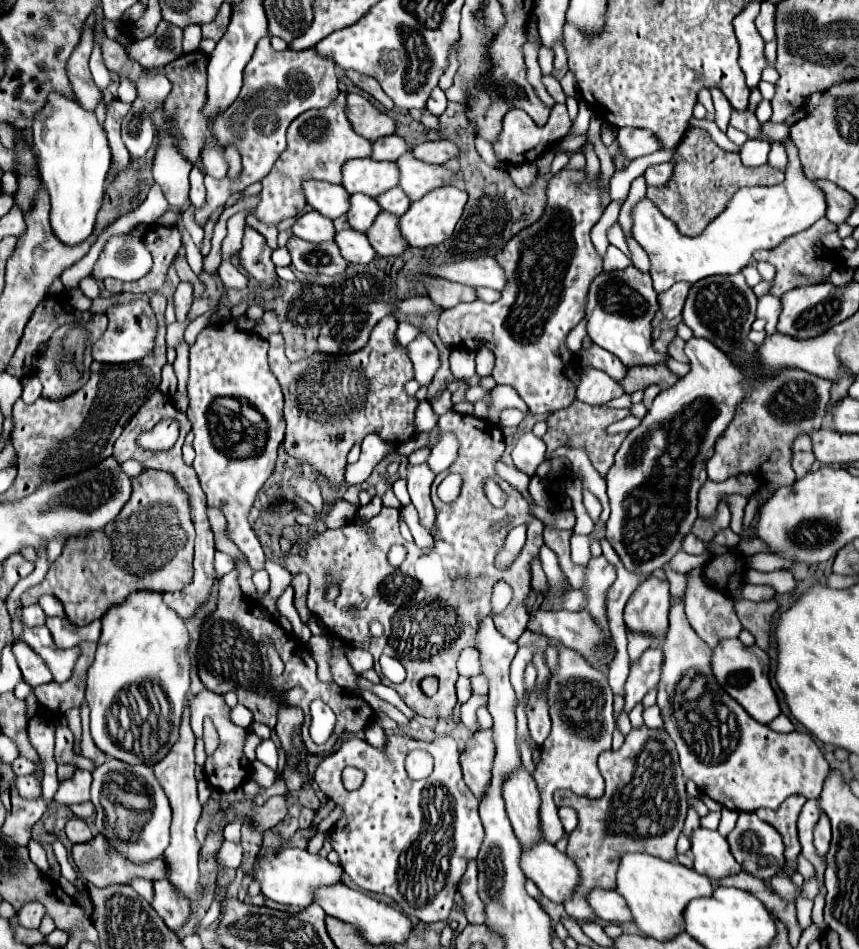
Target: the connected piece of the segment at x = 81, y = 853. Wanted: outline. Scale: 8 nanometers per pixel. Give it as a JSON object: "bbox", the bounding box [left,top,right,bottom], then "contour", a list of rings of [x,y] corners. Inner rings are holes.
{"bbox":[72,836,166,888],"contour":[[[96,836],[88,844],[74,844],[72,858],[78,872],[98,888],[106,888],[110,884],[128,884],[134,876],[148,880],[160,880],[166,876],[162,858],[148,864],[132,864],[116,852],[110,854],[104,836]]]}

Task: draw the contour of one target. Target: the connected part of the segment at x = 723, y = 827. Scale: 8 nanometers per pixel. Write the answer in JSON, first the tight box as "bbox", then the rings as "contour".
{"bbox":[718,808,738,836],"contour":[[[722,808],[722,820],[720,820],[720,826],[718,826],[718,832],[722,836],[728,836],[728,832],[734,828],[736,824],[736,818],[738,818],[738,812],[732,812],[732,810],[726,810]]]}

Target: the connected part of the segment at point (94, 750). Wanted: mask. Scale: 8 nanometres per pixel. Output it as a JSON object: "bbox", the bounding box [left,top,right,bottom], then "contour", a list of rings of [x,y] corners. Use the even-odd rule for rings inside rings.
{"bbox":[80,704,106,765],"contour":[[[82,704],[80,708],[80,717],[82,724],[82,737],[81,737],[81,753],[84,757],[91,759],[95,765],[104,764],[106,762],[106,755],[101,752],[94,744],[90,735],[90,710],[86,704]]]}

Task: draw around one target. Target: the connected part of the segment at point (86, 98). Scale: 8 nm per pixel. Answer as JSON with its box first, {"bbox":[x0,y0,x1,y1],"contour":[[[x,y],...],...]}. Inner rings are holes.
{"bbox":[66,4,102,110],"contour":[[[97,4],[85,21],[85,28],[81,36],[81,41],[68,64],[66,64],[66,70],[68,70],[68,78],[70,78],[70,84],[72,84],[72,90],[74,90],[74,96],[76,100],[86,108],[86,110],[94,110],[96,104],[100,102],[102,98],[102,92],[98,90],[98,86],[94,84],[92,80],[92,74],[88,70],[88,60],[93,49],[93,27],[95,25],[95,11],[100,6]]]}

